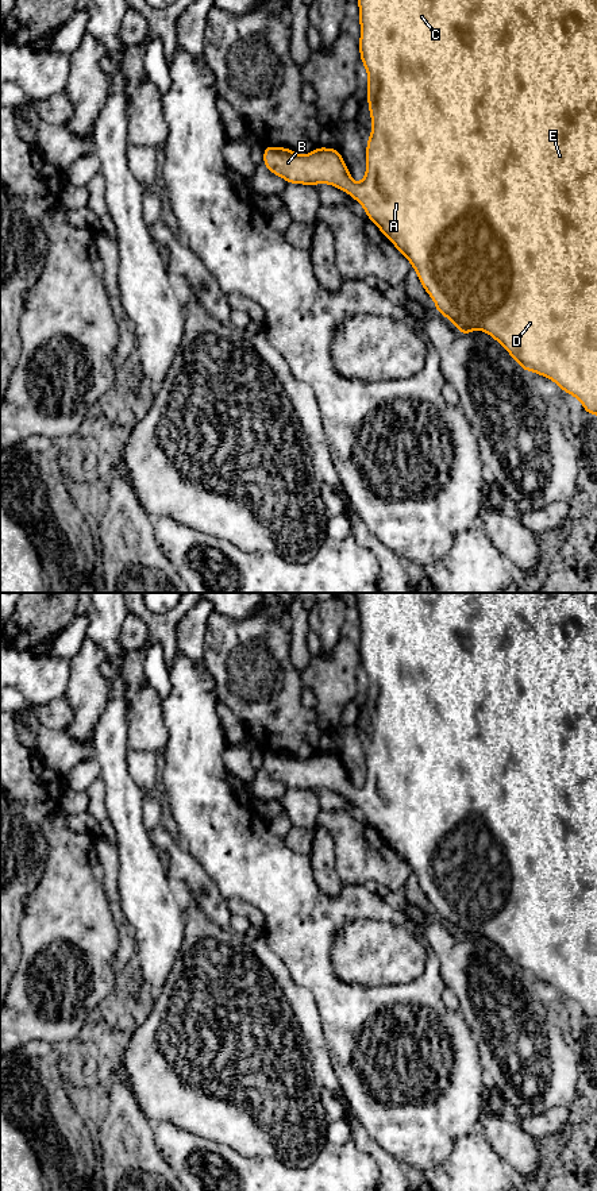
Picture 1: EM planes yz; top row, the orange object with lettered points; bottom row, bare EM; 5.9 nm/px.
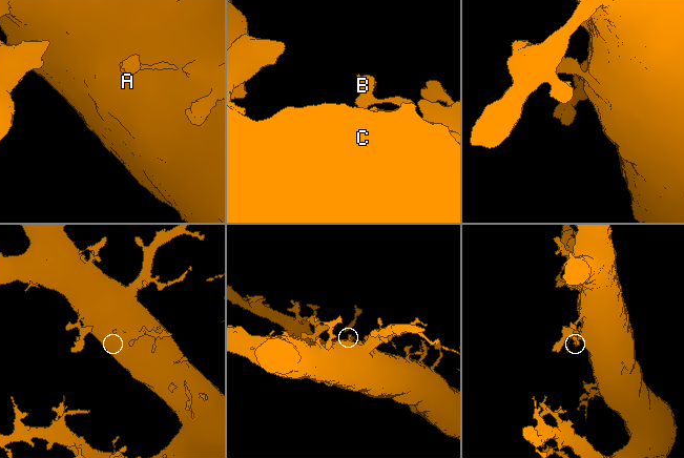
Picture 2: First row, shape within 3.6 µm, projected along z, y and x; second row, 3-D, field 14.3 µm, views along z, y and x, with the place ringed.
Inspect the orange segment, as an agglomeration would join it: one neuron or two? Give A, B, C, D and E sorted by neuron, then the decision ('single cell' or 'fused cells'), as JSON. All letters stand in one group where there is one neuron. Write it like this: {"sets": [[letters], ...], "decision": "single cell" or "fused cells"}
{"sets": [["A", "B", "C", "D", "E"]], "decision": "single cell"}

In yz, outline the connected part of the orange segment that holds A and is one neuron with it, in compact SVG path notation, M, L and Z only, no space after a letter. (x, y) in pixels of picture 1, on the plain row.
M355 593L359 612L359 659L367 677L367 710L373 736L366 749L366 776L362 787L355 789L338 755L317 752L301 760L286 752L263 752L263 770L288 789L328 789L344 795L365 814L369 825L411 867L421 891L436 910L436 917L446 921L463 941L481 934L497 945L524 976L534 976L552 984L561 995L574 1001L588 1020L597 1020L597 593Z

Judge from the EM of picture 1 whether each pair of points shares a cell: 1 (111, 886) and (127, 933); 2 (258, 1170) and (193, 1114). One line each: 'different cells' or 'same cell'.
1: same cell
2: different cells

